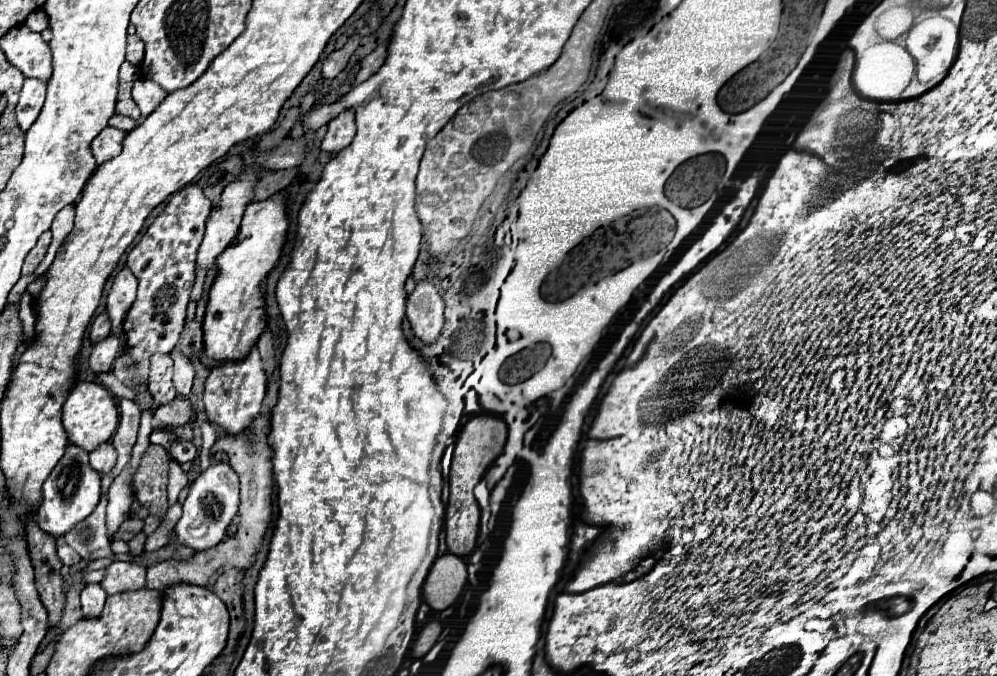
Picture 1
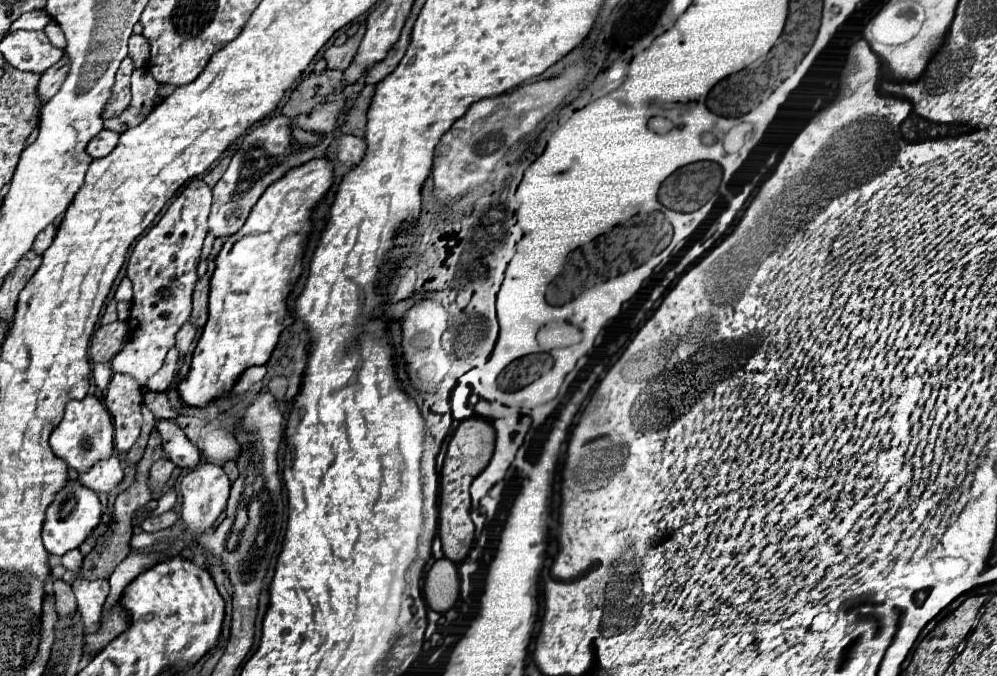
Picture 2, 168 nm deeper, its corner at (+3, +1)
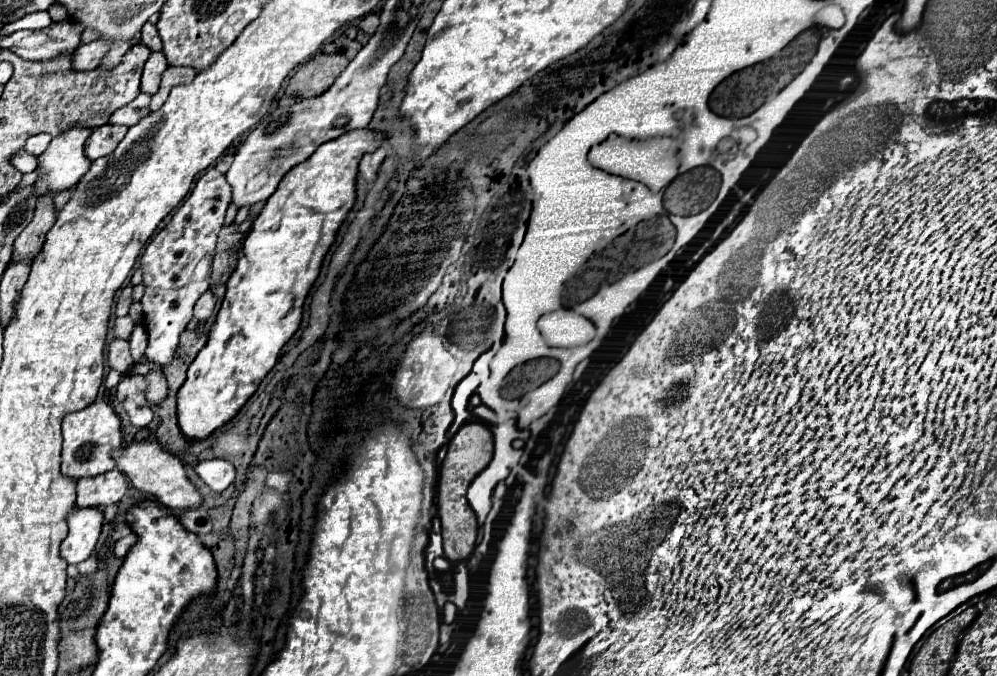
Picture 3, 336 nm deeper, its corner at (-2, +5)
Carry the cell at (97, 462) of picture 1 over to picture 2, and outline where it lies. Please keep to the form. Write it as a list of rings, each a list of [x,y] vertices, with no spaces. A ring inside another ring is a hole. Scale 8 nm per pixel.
[[[113,455],[111,459],[99,461],[91,471],[81,473],[77,479],[95,493],[109,493],[123,481],[123,469],[117,455]]]

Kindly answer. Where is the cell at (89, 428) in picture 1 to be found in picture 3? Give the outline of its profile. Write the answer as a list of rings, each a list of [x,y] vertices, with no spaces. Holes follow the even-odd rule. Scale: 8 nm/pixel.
[[[94,401],[88,407],[66,415],[62,421],[62,435],[64,435],[62,473],[74,479],[92,477],[92,475],[114,469],[116,461],[112,457],[112,451],[118,451],[124,447],[120,417],[114,413],[114,409],[106,401]]]

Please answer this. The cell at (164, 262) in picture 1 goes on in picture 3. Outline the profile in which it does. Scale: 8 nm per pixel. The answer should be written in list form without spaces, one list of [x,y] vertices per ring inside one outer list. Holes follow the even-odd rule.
[[[208,169],[140,257],[142,285],[146,287],[142,297],[142,323],[148,333],[148,347],[144,353],[148,365],[166,367],[172,361],[180,333],[190,323],[198,297],[206,293],[210,285],[210,265],[228,203],[230,185],[226,177],[216,169]]]

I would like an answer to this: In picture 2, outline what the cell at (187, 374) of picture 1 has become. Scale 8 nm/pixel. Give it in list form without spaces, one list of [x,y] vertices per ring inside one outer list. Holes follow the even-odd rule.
[[[187,321],[187,323],[179,329],[175,347],[181,351],[181,357],[185,357],[185,353],[187,353],[187,349],[189,349],[189,345],[191,345],[191,343],[193,343],[193,339],[195,339],[195,333],[197,333],[197,327],[195,327],[191,321]]]

